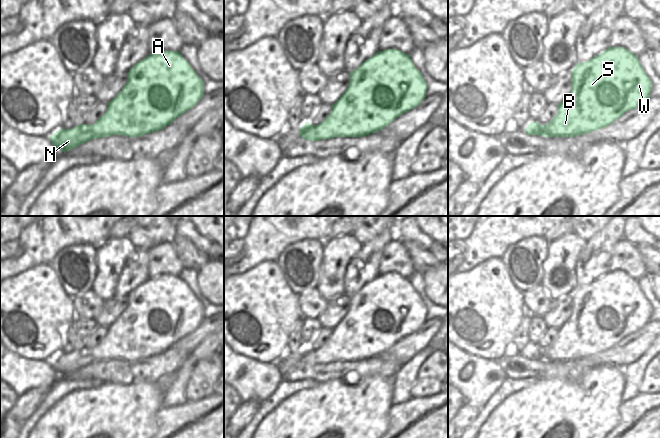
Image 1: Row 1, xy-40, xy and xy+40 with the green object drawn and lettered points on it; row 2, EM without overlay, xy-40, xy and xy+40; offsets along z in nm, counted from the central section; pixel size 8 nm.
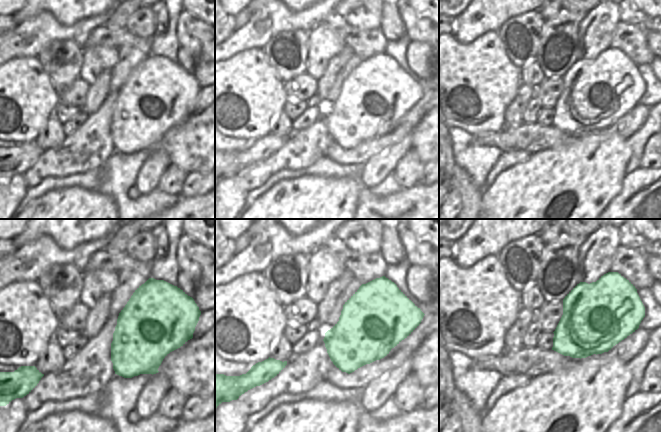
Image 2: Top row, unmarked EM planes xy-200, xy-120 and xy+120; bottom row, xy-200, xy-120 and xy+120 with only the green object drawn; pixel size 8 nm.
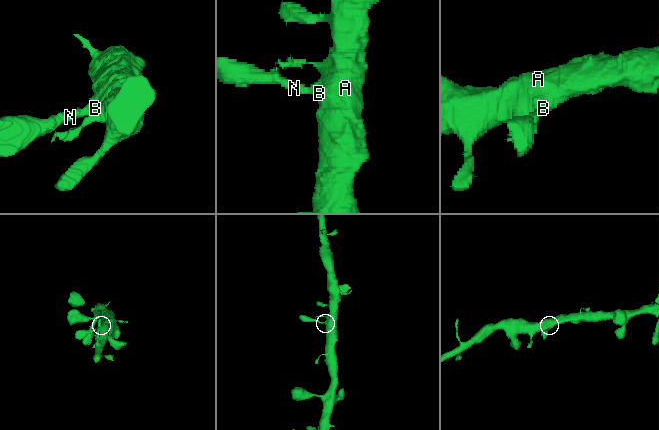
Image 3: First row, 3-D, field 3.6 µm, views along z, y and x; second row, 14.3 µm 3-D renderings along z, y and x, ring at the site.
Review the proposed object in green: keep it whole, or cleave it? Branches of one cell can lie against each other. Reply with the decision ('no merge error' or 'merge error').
no merge error

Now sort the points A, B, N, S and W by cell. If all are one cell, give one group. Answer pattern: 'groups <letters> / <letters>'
groups A B N S W

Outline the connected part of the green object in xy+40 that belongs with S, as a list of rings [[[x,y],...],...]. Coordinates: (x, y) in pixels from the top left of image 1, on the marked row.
[[[609,47],[589,61],[577,63],[572,70],[572,90],[558,105],[556,116],[547,124],[531,122],[527,135],[541,137],[576,137],[607,127],[627,111],[644,103],[652,90],[652,82],[638,57],[625,47]]]

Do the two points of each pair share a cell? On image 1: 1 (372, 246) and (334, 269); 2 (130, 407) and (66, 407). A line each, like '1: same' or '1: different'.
1: different
2: same

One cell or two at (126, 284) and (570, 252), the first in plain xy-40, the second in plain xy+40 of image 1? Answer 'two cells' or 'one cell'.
two cells

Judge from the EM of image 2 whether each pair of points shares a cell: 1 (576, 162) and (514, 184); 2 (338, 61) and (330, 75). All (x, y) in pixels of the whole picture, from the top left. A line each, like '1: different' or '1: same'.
1: same
2: same

